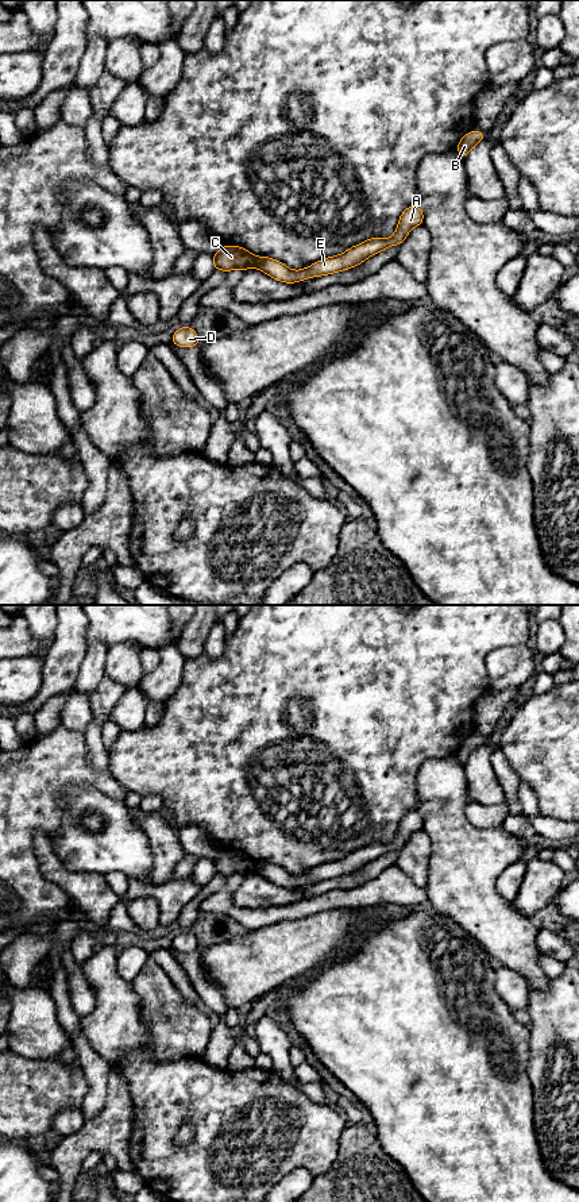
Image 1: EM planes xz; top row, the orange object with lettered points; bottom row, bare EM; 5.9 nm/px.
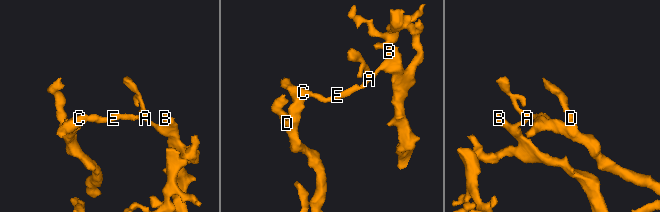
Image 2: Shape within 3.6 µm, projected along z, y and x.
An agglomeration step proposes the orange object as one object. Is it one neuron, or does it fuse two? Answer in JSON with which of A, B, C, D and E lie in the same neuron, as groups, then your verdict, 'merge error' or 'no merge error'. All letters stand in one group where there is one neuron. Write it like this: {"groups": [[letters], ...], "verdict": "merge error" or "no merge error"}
{"groups": [["A", "B", "E"], ["C", "D"]], "verdict": "merge error"}

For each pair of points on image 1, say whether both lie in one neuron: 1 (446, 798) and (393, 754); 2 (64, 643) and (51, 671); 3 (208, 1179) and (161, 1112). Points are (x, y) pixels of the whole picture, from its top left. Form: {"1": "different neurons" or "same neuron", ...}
{"1": "different neurons", "2": "same neuron", "3": "same neuron"}

